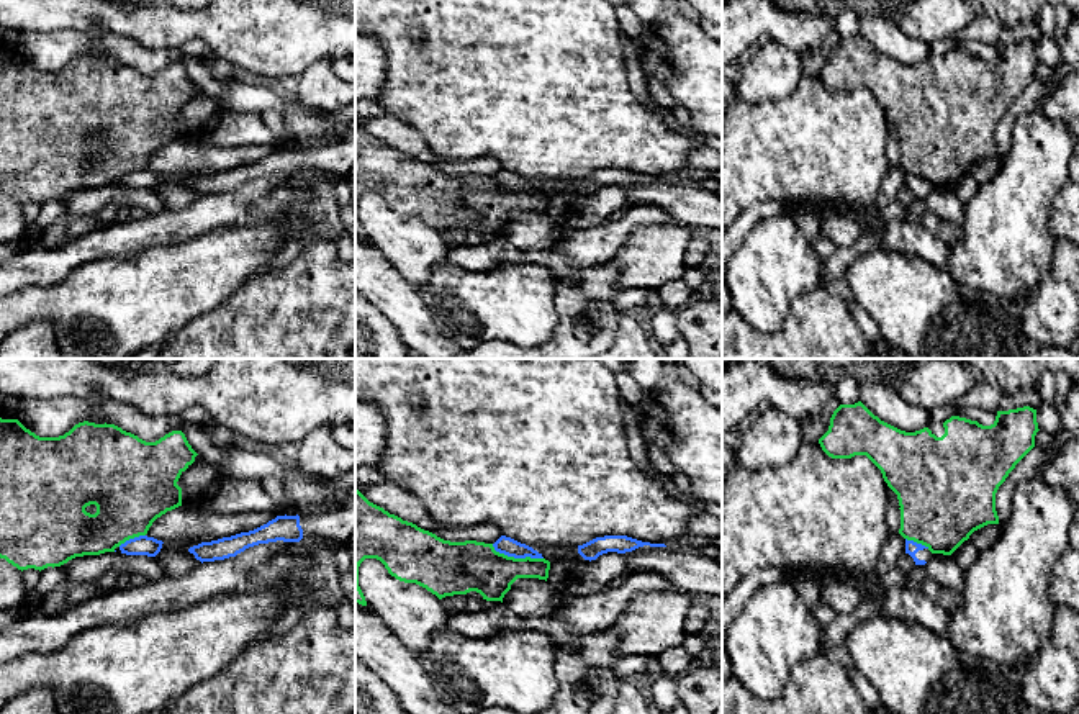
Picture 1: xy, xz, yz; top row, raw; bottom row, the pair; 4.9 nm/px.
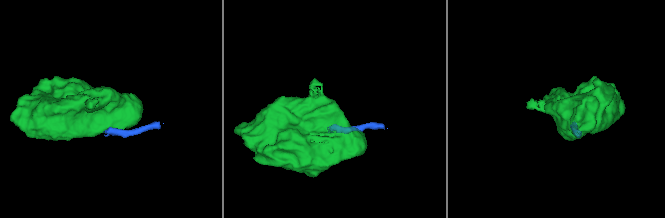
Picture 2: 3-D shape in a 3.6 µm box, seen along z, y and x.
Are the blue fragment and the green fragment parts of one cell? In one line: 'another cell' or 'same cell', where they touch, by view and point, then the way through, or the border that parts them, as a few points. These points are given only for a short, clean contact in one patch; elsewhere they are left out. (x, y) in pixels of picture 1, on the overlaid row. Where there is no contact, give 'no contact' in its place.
another cell | xz (516, 557) | along xz (492, 544), (496, 551), (508, 555), (542, 559)

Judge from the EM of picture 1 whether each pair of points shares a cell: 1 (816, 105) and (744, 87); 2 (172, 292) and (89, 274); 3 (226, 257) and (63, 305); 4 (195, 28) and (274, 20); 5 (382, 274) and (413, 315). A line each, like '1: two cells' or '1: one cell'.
1: two cells
2: one cell
3: one cell
4: one cell
5: one cell

